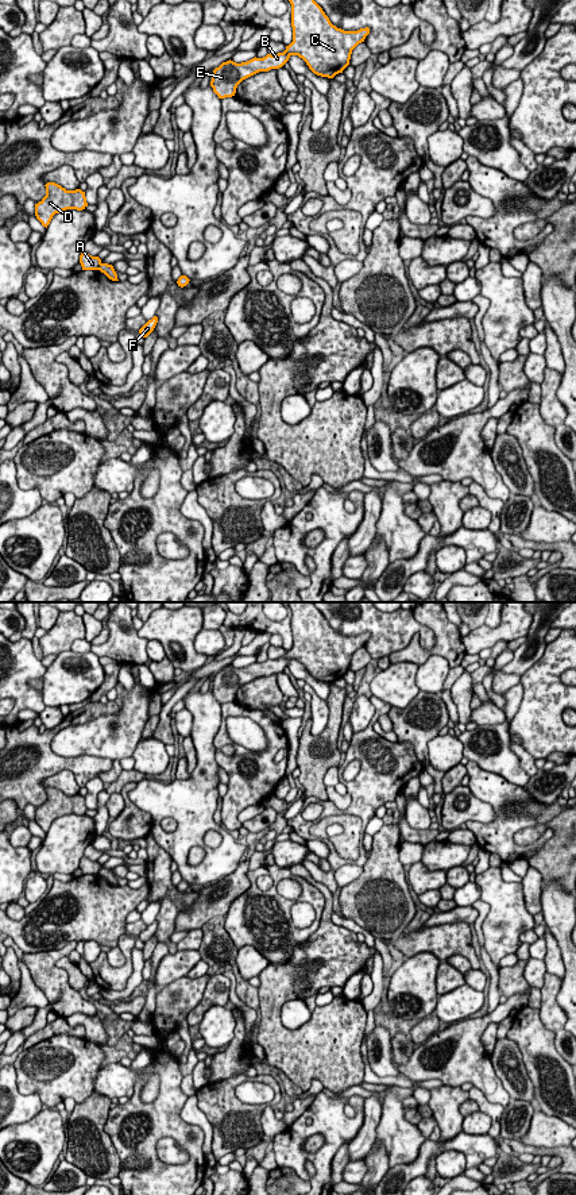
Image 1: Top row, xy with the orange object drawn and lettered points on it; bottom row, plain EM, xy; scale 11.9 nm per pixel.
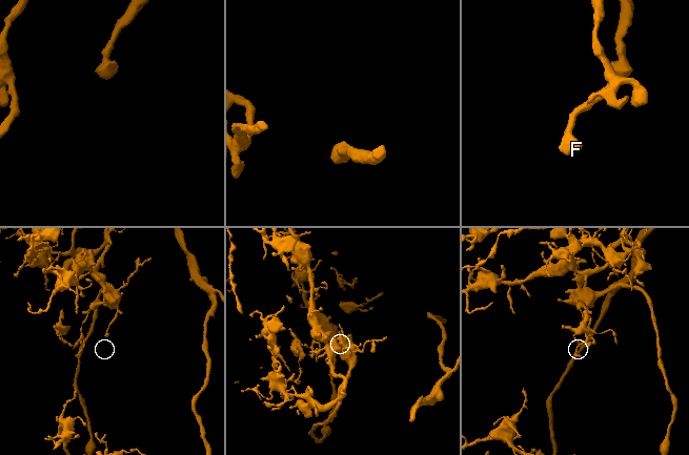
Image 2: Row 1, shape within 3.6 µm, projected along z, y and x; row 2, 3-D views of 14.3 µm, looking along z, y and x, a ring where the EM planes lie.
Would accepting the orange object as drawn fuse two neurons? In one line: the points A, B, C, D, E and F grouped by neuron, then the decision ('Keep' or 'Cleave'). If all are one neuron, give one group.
Groups: A D / B C E F. Cleave

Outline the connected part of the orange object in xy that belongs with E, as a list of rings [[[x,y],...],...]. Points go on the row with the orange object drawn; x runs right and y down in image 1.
[[[289,0],[291,4],[293,42],[283,53],[267,54],[247,62],[223,62],[213,70],[210,86],[219,99],[232,97],[237,85],[259,73],[282,68],[291,55],[302,58],[321,77],[333,78],[349,65],[352,50],[370,34],[370,28],[344,31],[333,26],[314,0]]]

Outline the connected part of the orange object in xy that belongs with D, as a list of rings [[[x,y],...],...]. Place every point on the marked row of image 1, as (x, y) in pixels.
[[[47,182],[46,196],[35,204],[35,216],[47,228],[53,216],[66,209],[82,211],[88,207],[85,192],[66,190],[55,182]]]

